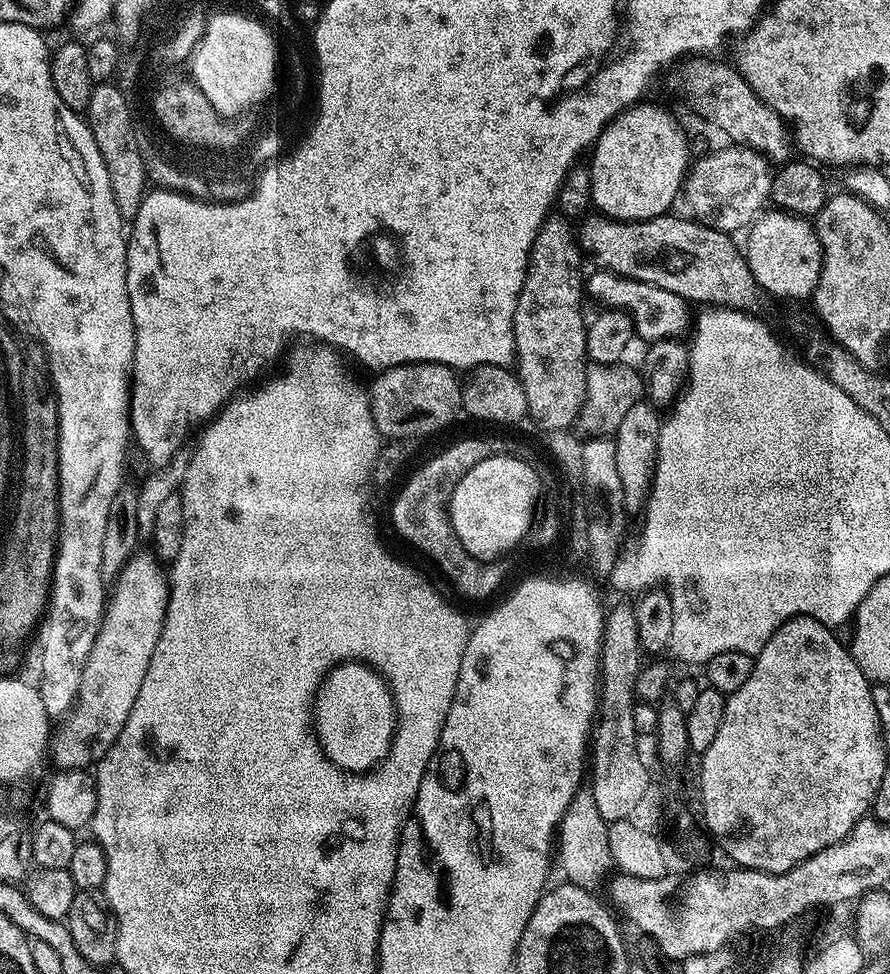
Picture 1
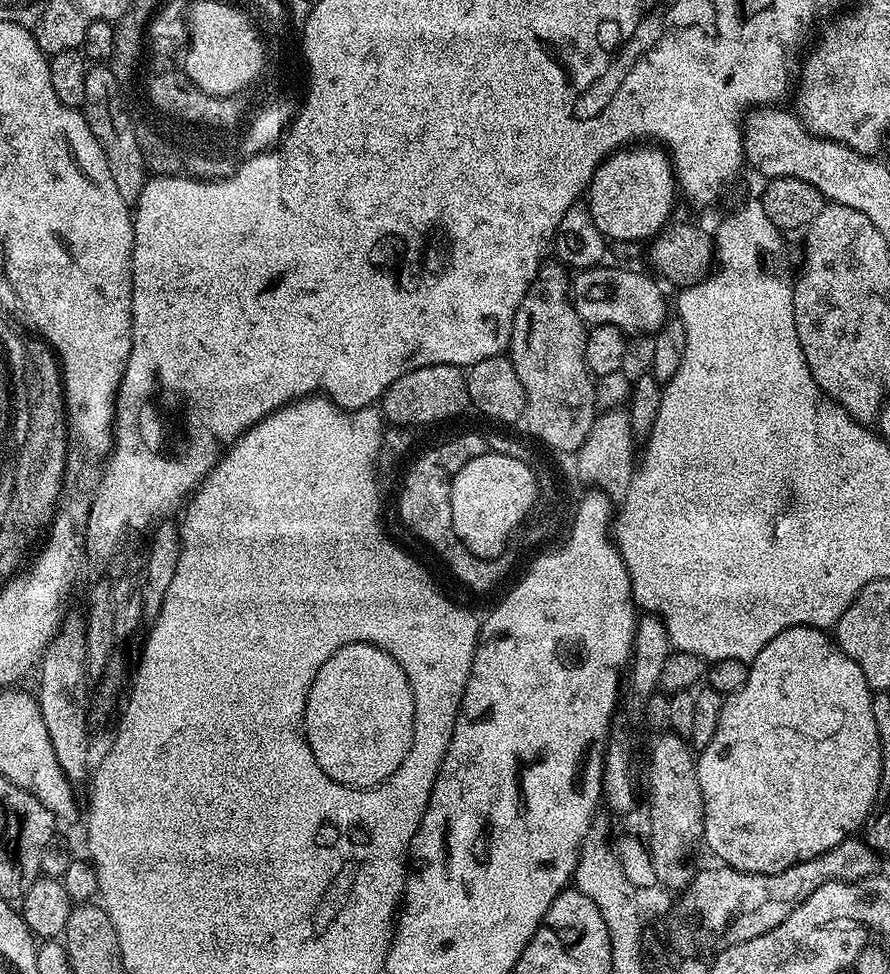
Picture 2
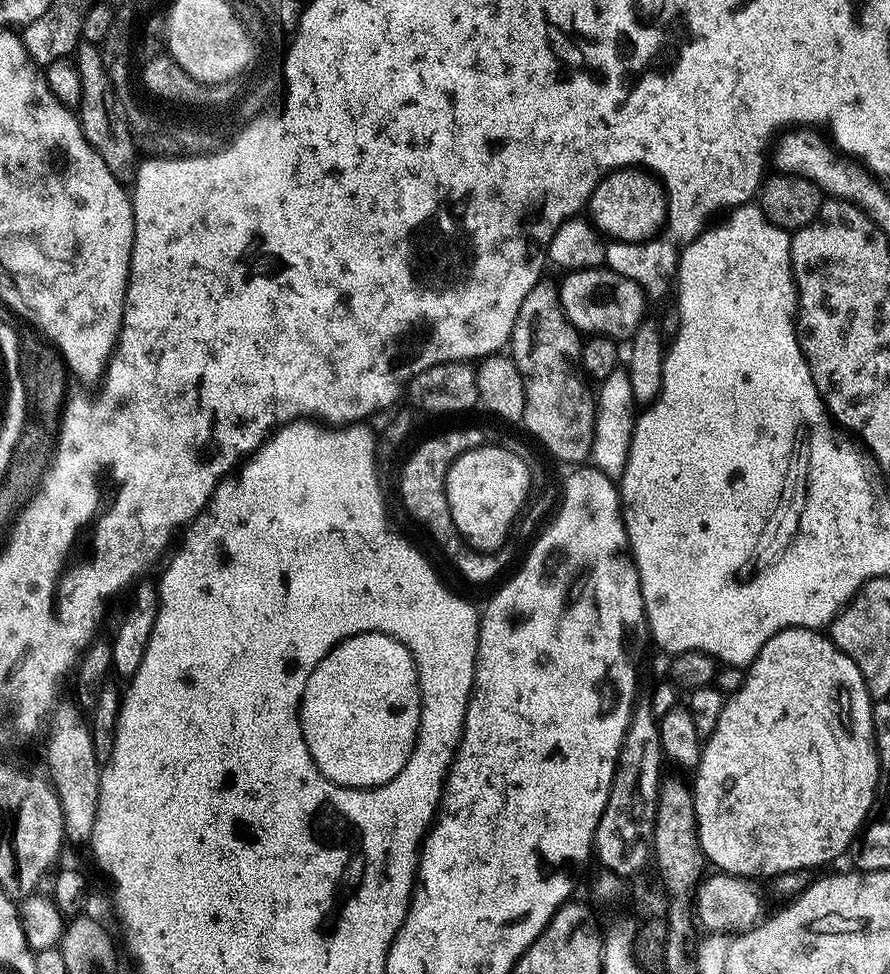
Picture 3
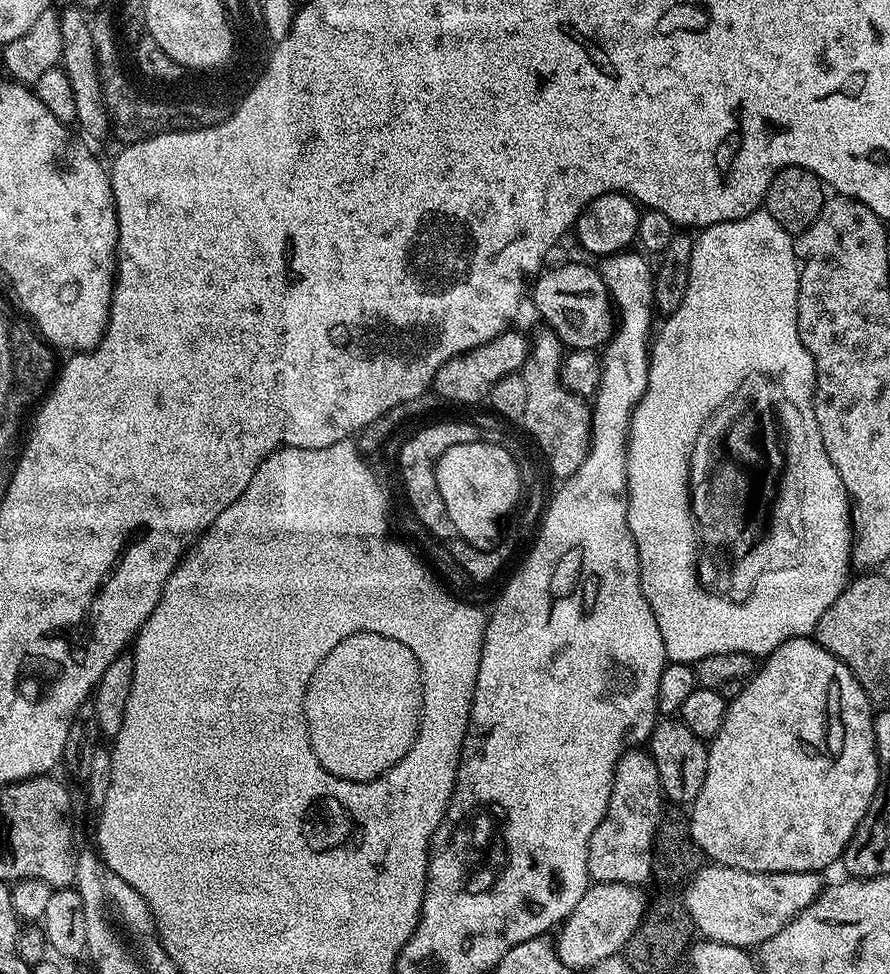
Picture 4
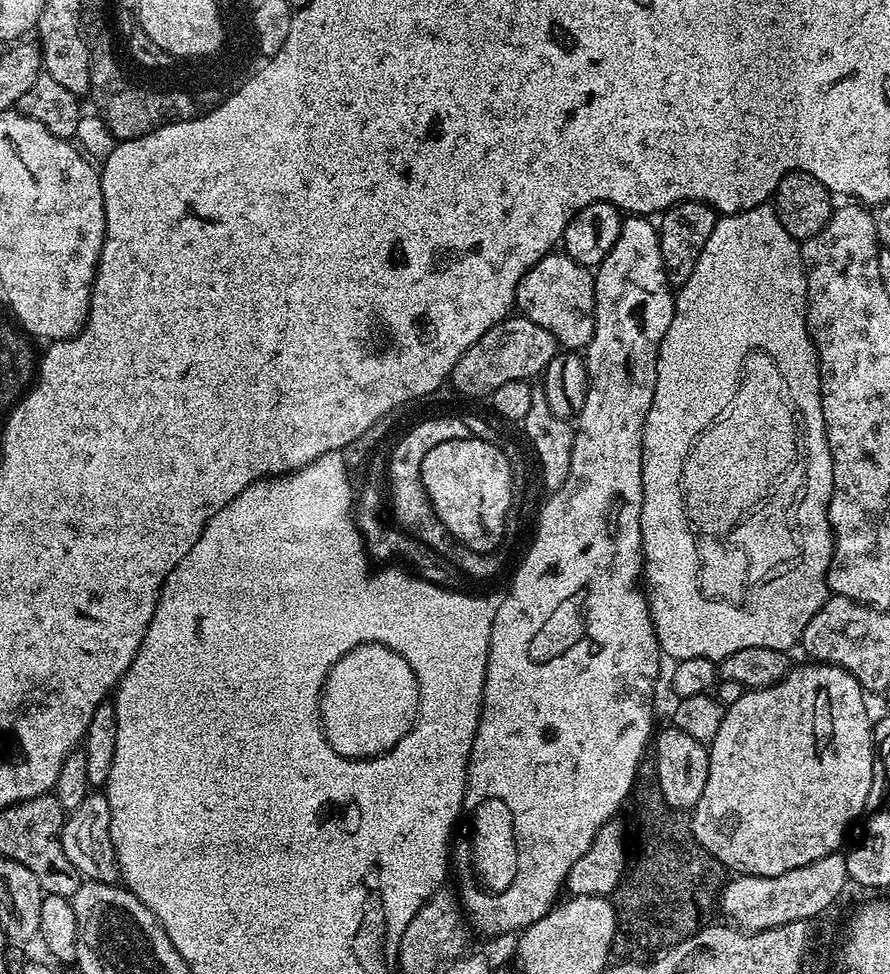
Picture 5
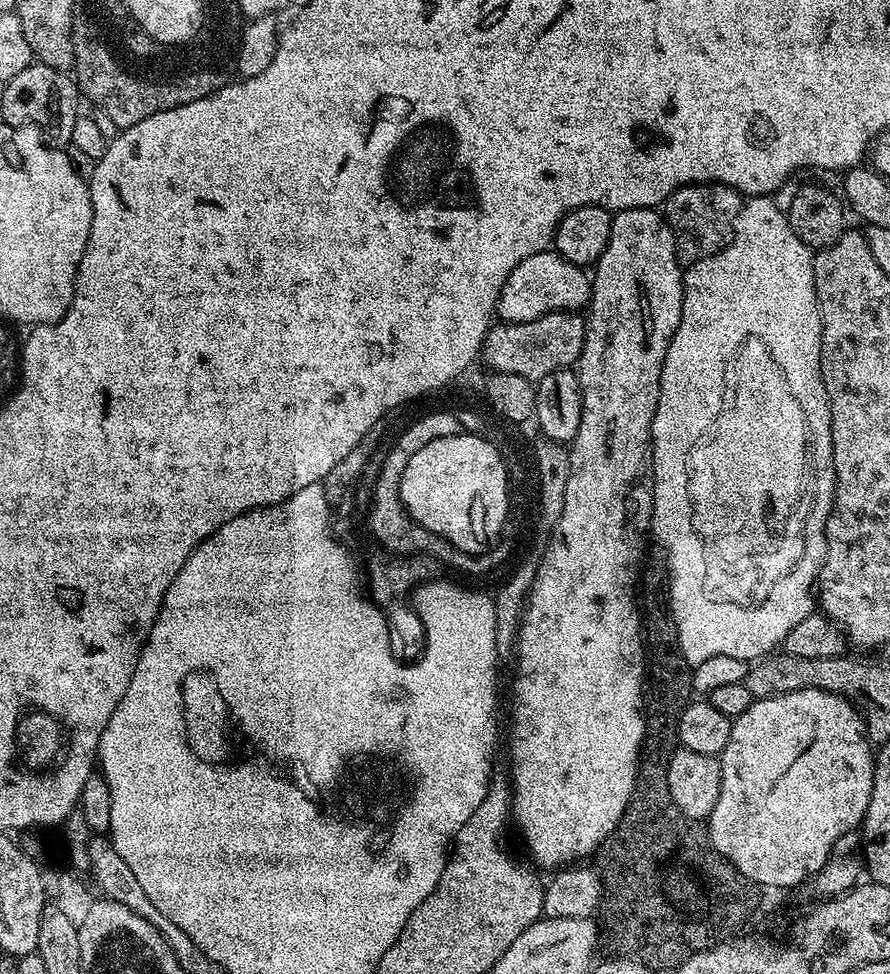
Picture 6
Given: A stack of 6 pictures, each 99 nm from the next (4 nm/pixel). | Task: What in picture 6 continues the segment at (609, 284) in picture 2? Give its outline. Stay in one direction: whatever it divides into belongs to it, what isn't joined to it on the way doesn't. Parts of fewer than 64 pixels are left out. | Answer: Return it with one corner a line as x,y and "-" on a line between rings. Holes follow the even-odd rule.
555,250
539,252
522,260
506,278
496,300
495,315
503,323
521,324
551,312
576,312
587,305
591,294
589,273
581,265
572,264

